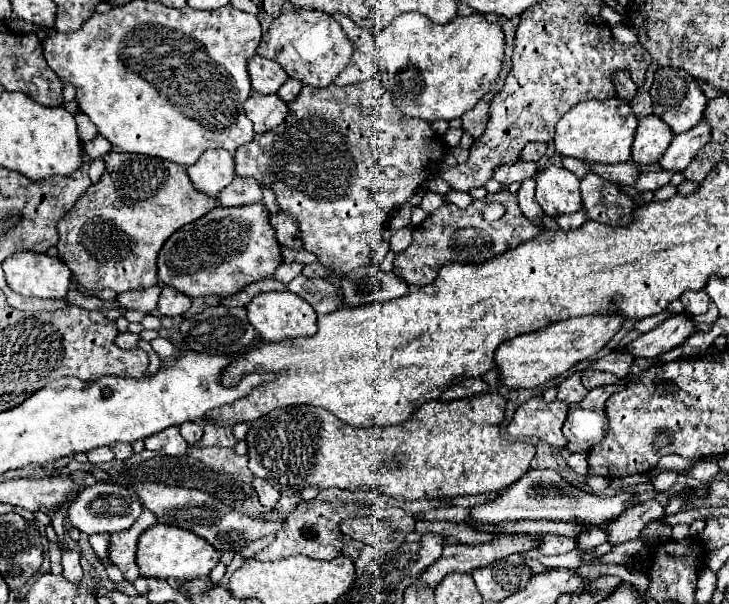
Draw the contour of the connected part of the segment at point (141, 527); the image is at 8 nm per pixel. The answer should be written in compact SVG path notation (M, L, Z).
M144 508L142 516L132 524L130 530L126 532L114 532L114 536L110 536L110 548L108 548L108 558L112 560L112 564L116 564L124 576L126 582L134 582L140 578L138 566L136 566L136 544L138 544L138 536L150 528L152 524L156 524L156 518L150 510Z

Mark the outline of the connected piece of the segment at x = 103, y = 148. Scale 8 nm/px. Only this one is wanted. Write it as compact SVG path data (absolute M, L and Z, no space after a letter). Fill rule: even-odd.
M96 136L96 138L92 138L90 142L86 142L84 144L84 150L86 150L86 154L92 158L92 160L96 160L96 158L102 158L108 150L112 150L112 144L104 138L104 136Z

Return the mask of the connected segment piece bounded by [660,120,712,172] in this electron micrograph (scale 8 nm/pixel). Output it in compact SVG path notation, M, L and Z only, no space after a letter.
M702 120L690 132L676 134L670 148L660 158L662 168L672 170L672 172L682 172L690 164L692 156L696 156L710 142L710 138L712 138L710 124L706 124L706 120Z

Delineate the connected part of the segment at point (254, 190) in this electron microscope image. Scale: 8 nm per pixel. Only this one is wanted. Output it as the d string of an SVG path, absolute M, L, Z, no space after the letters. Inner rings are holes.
M236 176L230 186L226 186L218 196L222 206L242 206L242 204L254 204L262 200L262 190L256 180L240 178Z

